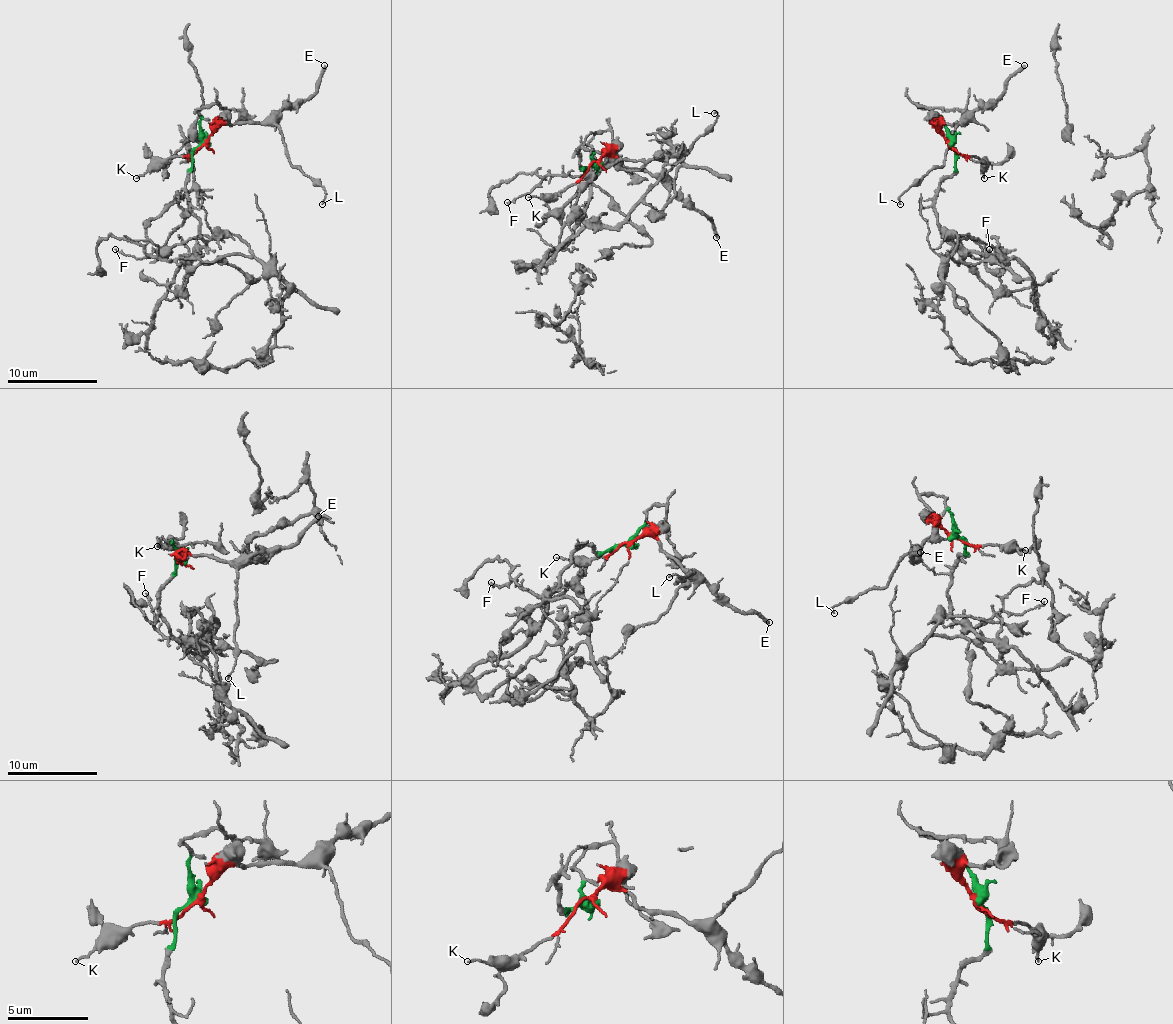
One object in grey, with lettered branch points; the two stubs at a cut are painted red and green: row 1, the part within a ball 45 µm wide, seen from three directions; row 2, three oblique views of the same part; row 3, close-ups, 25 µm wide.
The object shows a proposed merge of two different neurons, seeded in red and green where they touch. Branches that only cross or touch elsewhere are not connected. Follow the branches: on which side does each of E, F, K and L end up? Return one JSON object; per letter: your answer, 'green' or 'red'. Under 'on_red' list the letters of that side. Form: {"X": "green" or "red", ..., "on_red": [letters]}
{"E": "red", "F": "green", "K": "red", "L": "red", "on_red": ["E", "K", "L"]}

